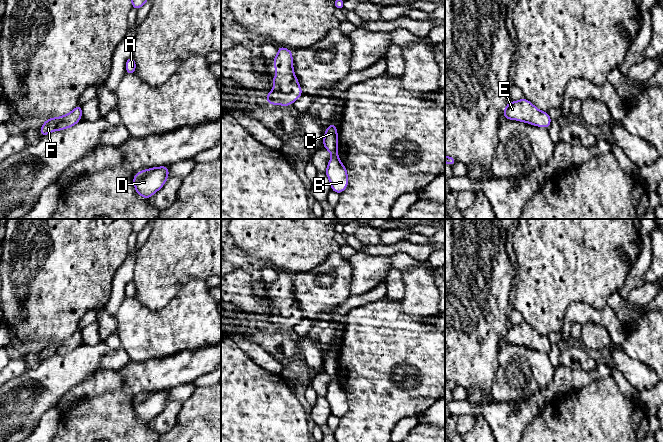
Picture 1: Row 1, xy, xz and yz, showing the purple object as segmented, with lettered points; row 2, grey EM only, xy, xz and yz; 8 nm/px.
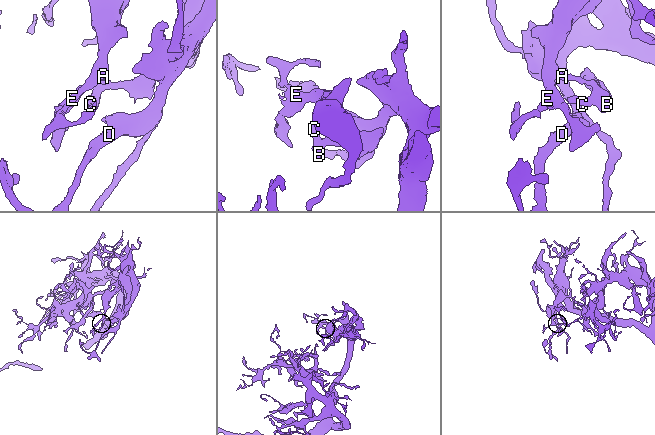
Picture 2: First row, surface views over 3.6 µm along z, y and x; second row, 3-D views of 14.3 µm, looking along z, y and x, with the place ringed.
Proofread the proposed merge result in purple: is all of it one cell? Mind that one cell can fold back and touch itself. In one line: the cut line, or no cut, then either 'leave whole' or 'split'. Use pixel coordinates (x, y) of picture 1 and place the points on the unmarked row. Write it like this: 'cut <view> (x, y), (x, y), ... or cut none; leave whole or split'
cut none; leave whole

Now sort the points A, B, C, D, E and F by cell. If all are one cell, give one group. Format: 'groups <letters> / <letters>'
groups A B C D E F

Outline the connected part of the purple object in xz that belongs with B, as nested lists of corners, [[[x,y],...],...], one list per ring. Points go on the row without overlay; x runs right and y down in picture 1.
[[[331,347],[326,353],[323,363],[323,371],[332,378],[325,398],[331,407],[331,414],[340,418],[348,411],[348,399],[346,391],[339,383],[337,361],[337,351],[335,348]]]

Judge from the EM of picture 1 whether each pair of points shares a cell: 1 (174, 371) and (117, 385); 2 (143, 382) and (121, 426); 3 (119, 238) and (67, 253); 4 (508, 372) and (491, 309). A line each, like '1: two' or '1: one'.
1: one
2: two
3: one
4: two

